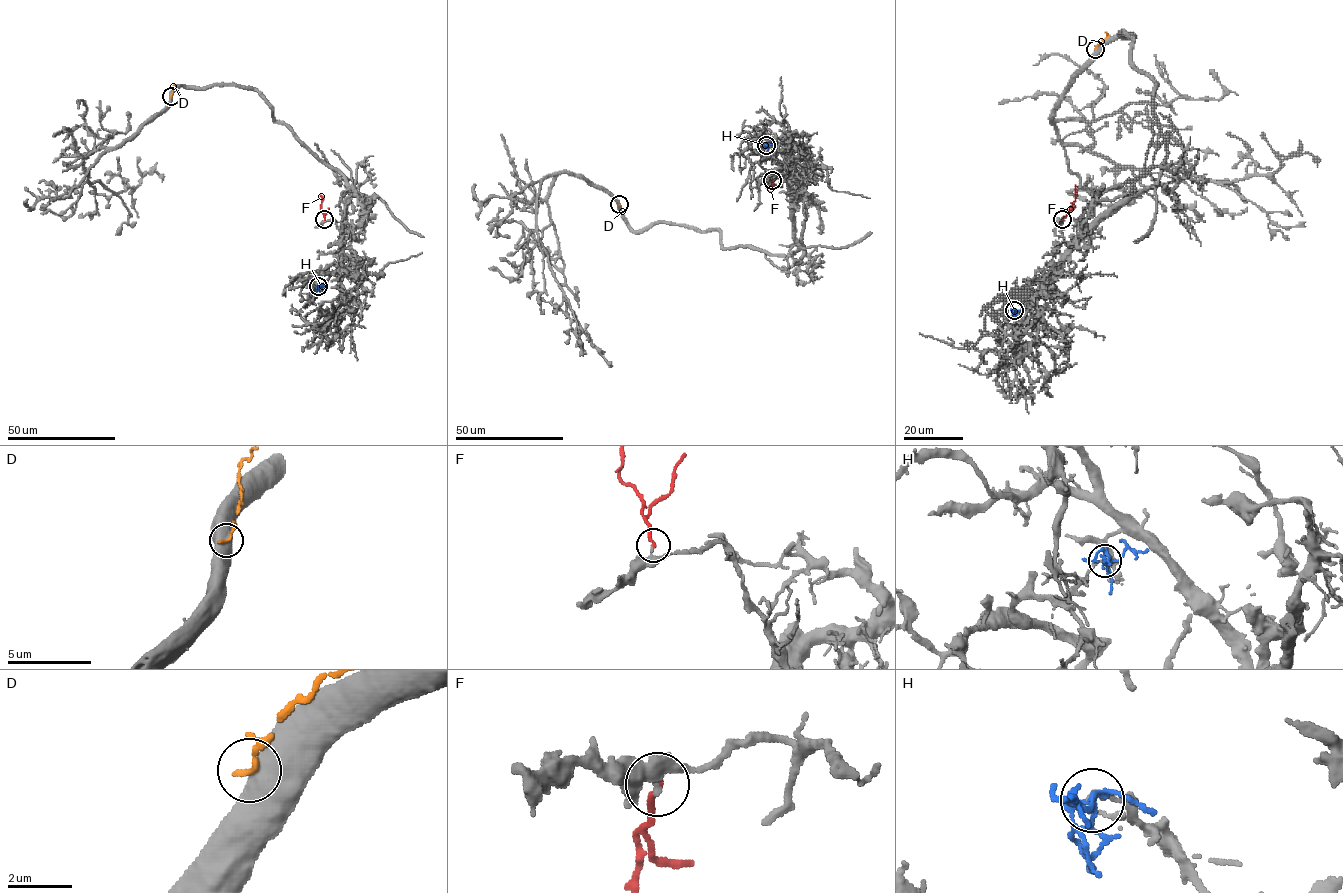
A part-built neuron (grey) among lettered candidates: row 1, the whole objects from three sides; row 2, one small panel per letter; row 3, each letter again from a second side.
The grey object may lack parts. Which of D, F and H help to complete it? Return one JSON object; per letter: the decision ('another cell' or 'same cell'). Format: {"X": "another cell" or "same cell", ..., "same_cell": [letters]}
{"D": "another cell", "F": "another cell", "H": "another cell", "same_cell": []}

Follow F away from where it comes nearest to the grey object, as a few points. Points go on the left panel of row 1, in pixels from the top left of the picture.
F: (325, 219), (320, 195)

